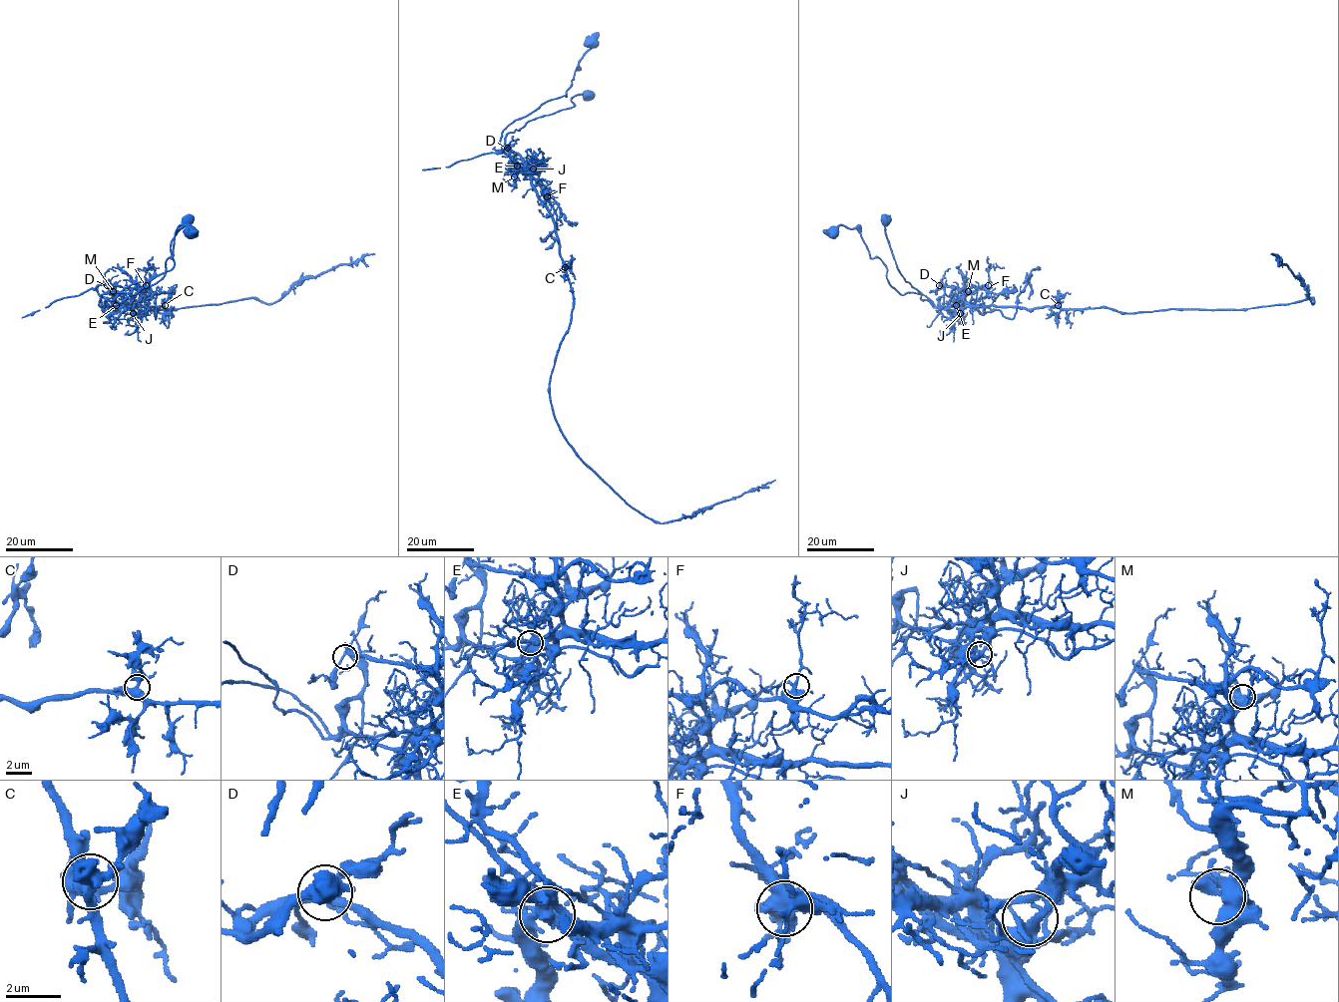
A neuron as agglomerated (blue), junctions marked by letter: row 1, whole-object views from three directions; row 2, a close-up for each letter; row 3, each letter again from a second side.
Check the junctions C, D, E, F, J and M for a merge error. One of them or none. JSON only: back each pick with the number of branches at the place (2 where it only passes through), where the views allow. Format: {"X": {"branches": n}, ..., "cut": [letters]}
{"E": {"branches": 4}, "cut": ["E"]}

